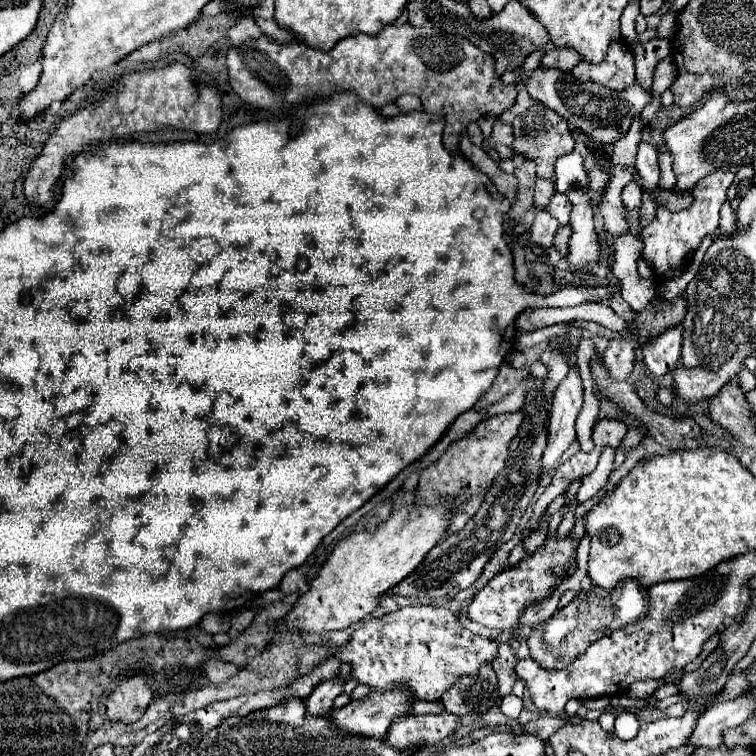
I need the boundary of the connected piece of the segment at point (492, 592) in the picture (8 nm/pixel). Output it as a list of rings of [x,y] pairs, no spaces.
[[[558,531],[546,533],[542,549],[536,549],[518,565],[500,571],[496,577],[490,579],[486,587],[482,587],[474,595],[468,607],[468,617],[488,629],[514,629],[518,625],[520,611],[548,599],[554,593],[554,589],[572,573],[572,567],[576,565],[576,549],[578,543],[572,533],[566,537],[558,537]]]

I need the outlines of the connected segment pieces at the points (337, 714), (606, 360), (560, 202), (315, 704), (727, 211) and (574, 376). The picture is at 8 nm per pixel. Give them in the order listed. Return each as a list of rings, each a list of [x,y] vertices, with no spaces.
[[[402,685],[386,693],[372,691],[366,699],[350,701],[346,707],[332,711],[332,721],[350,733],[380,739],[398,717],[410,713],[414,701],[414,695]]]
[[[630,337],[610,341],[608,349],[602,353],[602,363],[606,365],[614,381],[624,381],[632,373],[638,347],[640,345]]]
[[[556,193],[554,197],[552,197],[552,201],[550,201],[550,205],[546,207],[546,211],[552,215],[552,217],[556,217],[562,225],[568,225],[568,215],[570,215],[570,203],[568,203],[568,199],[566,199],[566,195],[564,193]]]
[[[338,673],[334,679],[318,683],[314,687],[314,691],[310,693],[310,697],[306,699],[308,717],[318,717],[318,715],[324,715],[326,711],[330,711],[332,709],[332,701],[342,693],[344,681],[346,679]]]
[[[728,201],[720,209],[720,225],[722,227],[732,227],[734,225],[734,209],[732,209],[732,205]]]
[[[572,365],[566,379],[554,391],[548,443],[546,443],[542,461],[540,461],[542,477],[552,473],[558,467],[562,453],[576,439],[574,423],[576,423],[576,417],[582,407],[582,393],[584,393],[584,389],[582,389],[580,373],[578,373],[576,365]]]

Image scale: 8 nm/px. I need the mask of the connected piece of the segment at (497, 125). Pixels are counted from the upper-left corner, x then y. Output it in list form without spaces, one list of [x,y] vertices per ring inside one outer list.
[[[496,119],[494,121],[494,129],[492,129],[492,135],[490,135],[490,145],[494,147],[496,143],[502,143],[503,145],[508,146],[514,152],[514,155],[517,153],[514,151],[512,147],[512,143],[514,141],[514,135],[512,135],[512,125],[506,125],[506,123],[502,123],[500,119]]]

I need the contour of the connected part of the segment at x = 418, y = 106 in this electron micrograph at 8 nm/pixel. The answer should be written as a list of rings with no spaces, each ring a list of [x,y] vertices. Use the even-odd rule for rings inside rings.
[[[402,95],[402,97],[396,101],[396,105],[400,107],[402,113],[408,113],[408,111],[422,111],[422,103],[420,103],[420,99],[414,97],[414,95]]]

